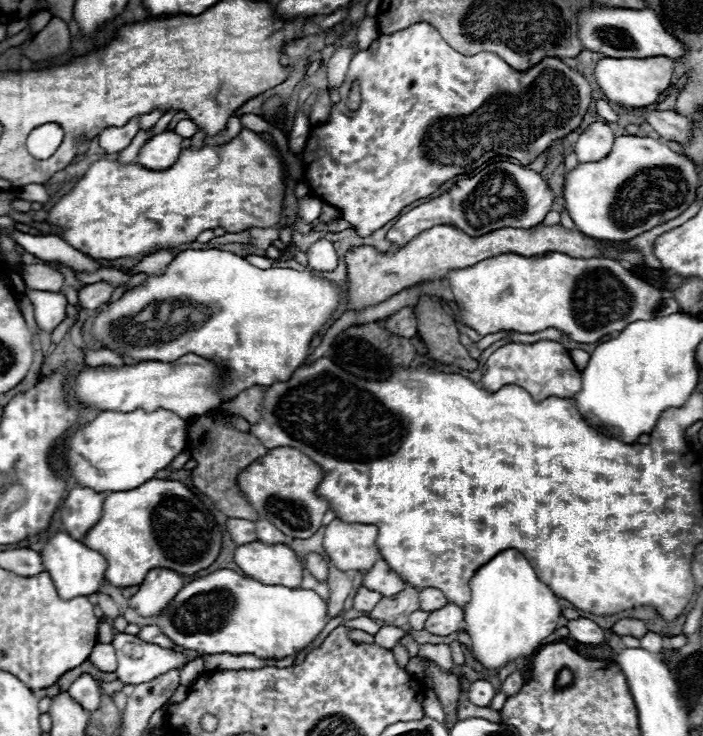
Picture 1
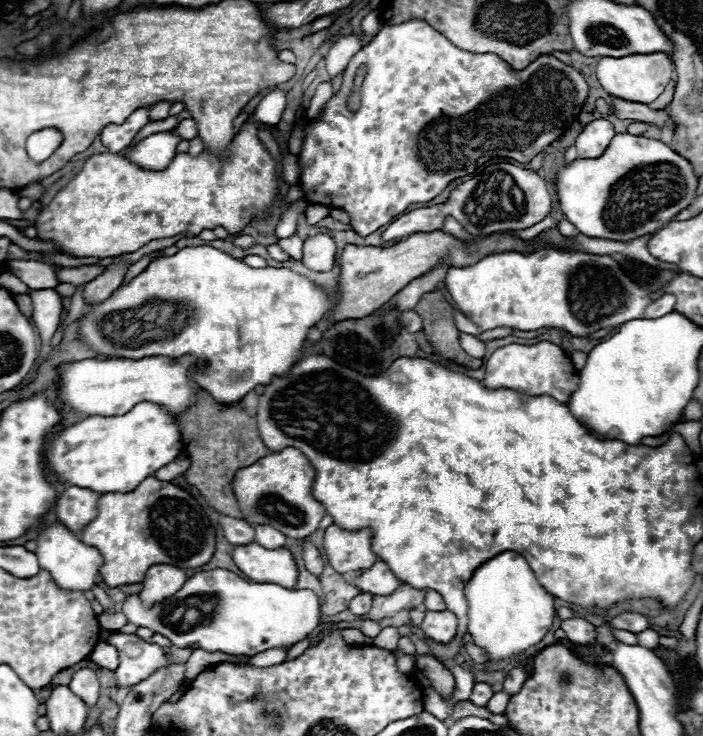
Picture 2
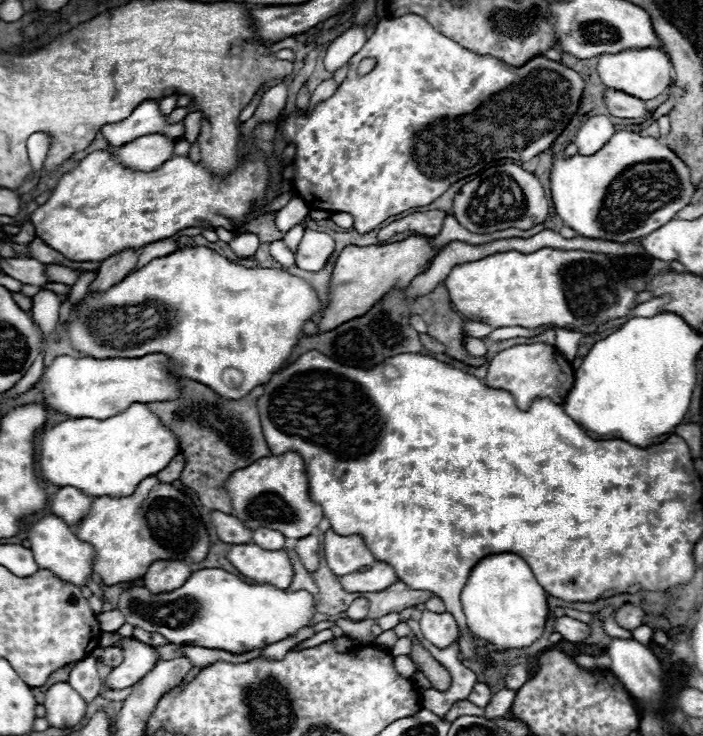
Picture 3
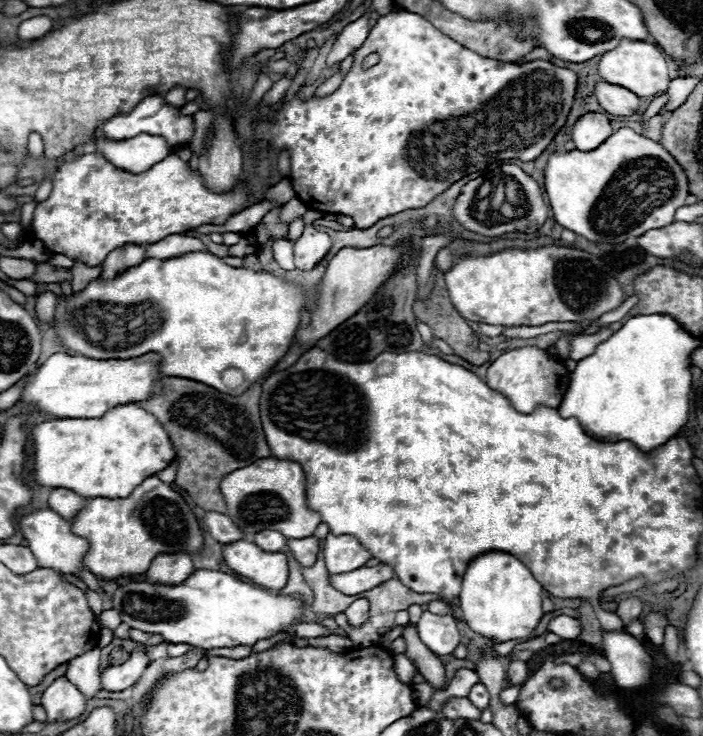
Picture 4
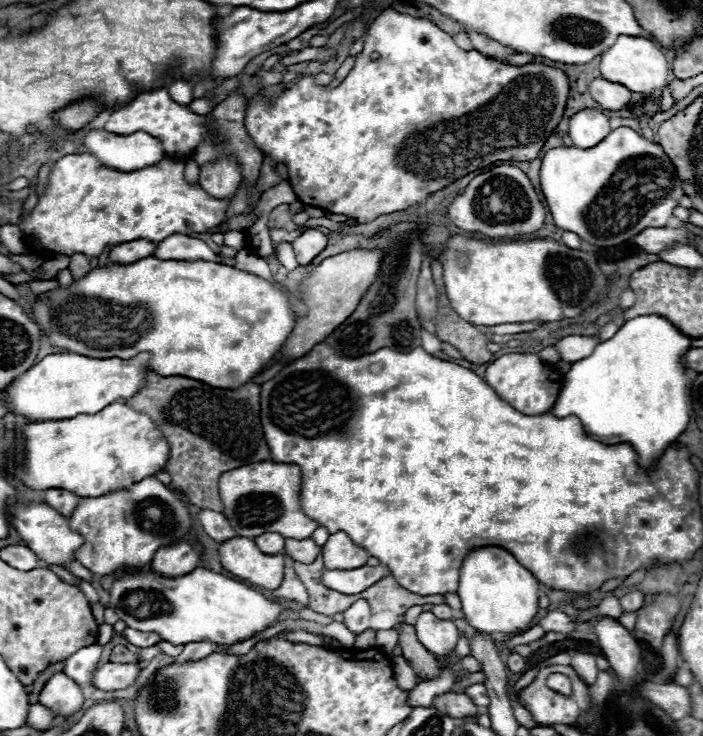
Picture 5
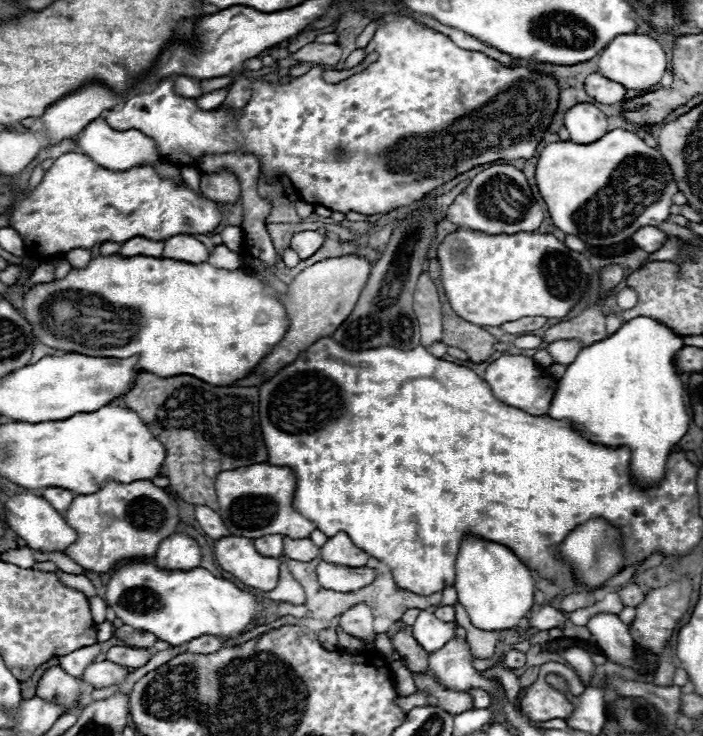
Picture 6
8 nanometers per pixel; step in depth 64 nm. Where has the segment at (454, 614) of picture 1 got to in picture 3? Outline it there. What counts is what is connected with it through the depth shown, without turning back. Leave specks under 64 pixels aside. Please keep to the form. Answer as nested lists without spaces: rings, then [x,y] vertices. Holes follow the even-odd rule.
[[[426,610],[420,618],[420,630],[422,636],[436,648],[448,648],[458,640],[458,624],[448,612],[434,614]]]

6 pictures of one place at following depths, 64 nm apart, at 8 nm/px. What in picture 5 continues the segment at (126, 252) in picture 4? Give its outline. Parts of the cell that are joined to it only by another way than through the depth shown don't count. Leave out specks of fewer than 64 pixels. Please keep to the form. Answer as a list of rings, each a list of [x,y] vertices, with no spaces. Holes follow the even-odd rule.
[[[132,240],[132,242],[118,244],[118,246],[110,252],[108,262],[130,264],[130,262],[136,262],[138,258],[154,256],[156,246],[158,246],[158,244],[156,244],[156,242],[150,242],[150,240]]]

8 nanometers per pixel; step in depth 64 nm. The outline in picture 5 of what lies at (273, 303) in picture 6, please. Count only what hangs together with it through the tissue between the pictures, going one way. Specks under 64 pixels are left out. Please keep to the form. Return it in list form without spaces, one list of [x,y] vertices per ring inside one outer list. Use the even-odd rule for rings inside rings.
[[[140,258],[132,264],[104,264],[104,266],[94,266],[86,276],[72,280],[70,288],[62,288],[58,286],[56,290],[48,290],[44,294],[38,294],[34,304],[32,304],[32,318],[34,322],[42,328],[44,336],[48,338],[48,342],[52,346],[60,346],[66,348],[70,352],[82,354],[82,356],[90,356],[90,358],[132,358],[140,352],[148,352],[150,360],[148,360],[148,368],[154,370],[156,374],[186,374],[186,378],[202,378],[202,382],[210,382],[210,386],[226,386],[226,388],[238,388],[242,384],[246,384],[254,374],[262,372],[274,358],[274,354],[282,348],[282,344],[286,342],[290,330],[294,328],[294,312],[292,306],[288,302],[288,296],[284,292],[280,292],[276,286],[272,286],[268,280],[254,276],[250,272],[232,268],[232,266],[224,266],[218,262],[208,262],[208,260],[194,260],[194,262],[186,262],[186,260],[158,260],[158,258]]]

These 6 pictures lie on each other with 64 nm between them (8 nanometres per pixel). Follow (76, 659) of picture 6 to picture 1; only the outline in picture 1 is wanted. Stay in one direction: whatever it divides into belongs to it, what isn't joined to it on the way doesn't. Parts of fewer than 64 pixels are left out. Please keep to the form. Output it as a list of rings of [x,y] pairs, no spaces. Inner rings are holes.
[[[82,674],[78,680],[74,680],[68,688],[68,694],[76,702],[82,702],[82,706],[86,706],[90,712],[100,706],[100,686],[90,674]]]

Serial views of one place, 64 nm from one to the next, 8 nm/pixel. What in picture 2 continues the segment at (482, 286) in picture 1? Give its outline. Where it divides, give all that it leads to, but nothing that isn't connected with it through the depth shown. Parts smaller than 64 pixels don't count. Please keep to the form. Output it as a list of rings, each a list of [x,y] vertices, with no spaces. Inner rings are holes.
[[[542,248],[532,254],[490,254],[476,264],[450,268],[444,282],[458,310],[482,324],[482,330],[560,328],[578,338],[588,338],[600,328],[618,328],[644,316],[646,304],[652,302],[648,292],[636,286],[612,256],[556,248]]]

